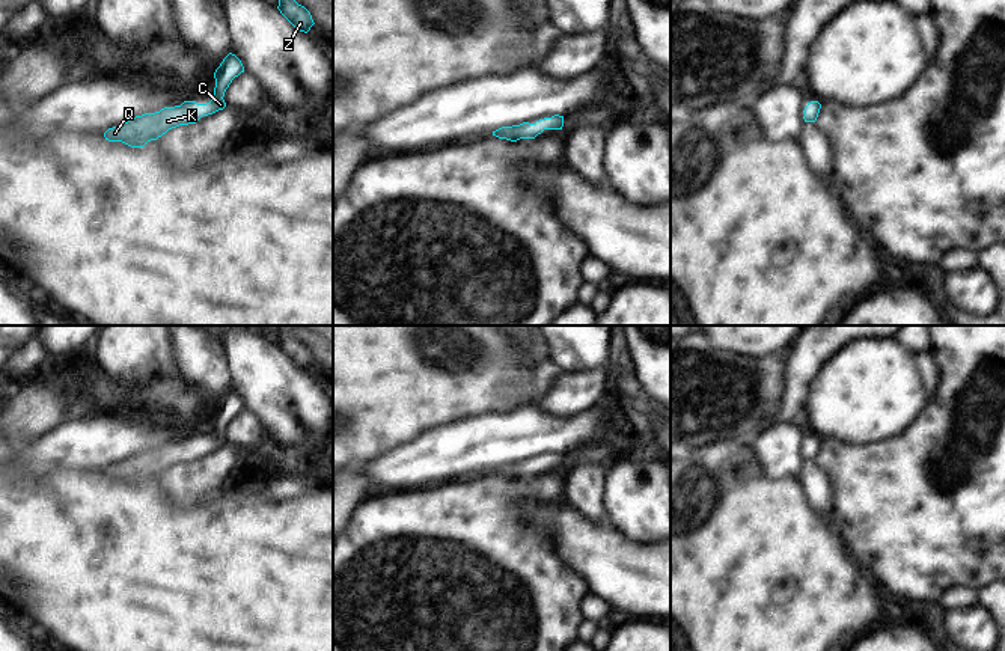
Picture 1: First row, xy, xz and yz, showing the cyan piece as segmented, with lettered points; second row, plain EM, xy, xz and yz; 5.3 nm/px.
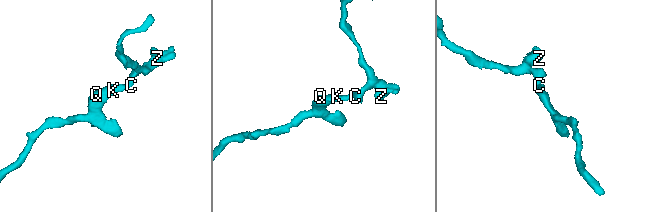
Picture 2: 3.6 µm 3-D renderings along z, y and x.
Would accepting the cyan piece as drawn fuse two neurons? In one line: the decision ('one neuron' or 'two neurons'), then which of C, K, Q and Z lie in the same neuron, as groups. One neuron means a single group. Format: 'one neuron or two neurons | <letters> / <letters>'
one neuron | C K Q Z

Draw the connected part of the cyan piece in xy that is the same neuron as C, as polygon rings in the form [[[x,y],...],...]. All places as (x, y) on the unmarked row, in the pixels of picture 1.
[[[229,390],[214,410],[215,425],[209,440],[197,442],[196,439],[184,439],[181,443],[145,451],[108,466],[104,475],[108,479],[122,479],[131,485],[143,485],[148,479],[157,478],[172,466],[196,461],[202,454],[212,452],[226,445],[223,437],[225,429],[241,410],[244,410],[241,398]]]

